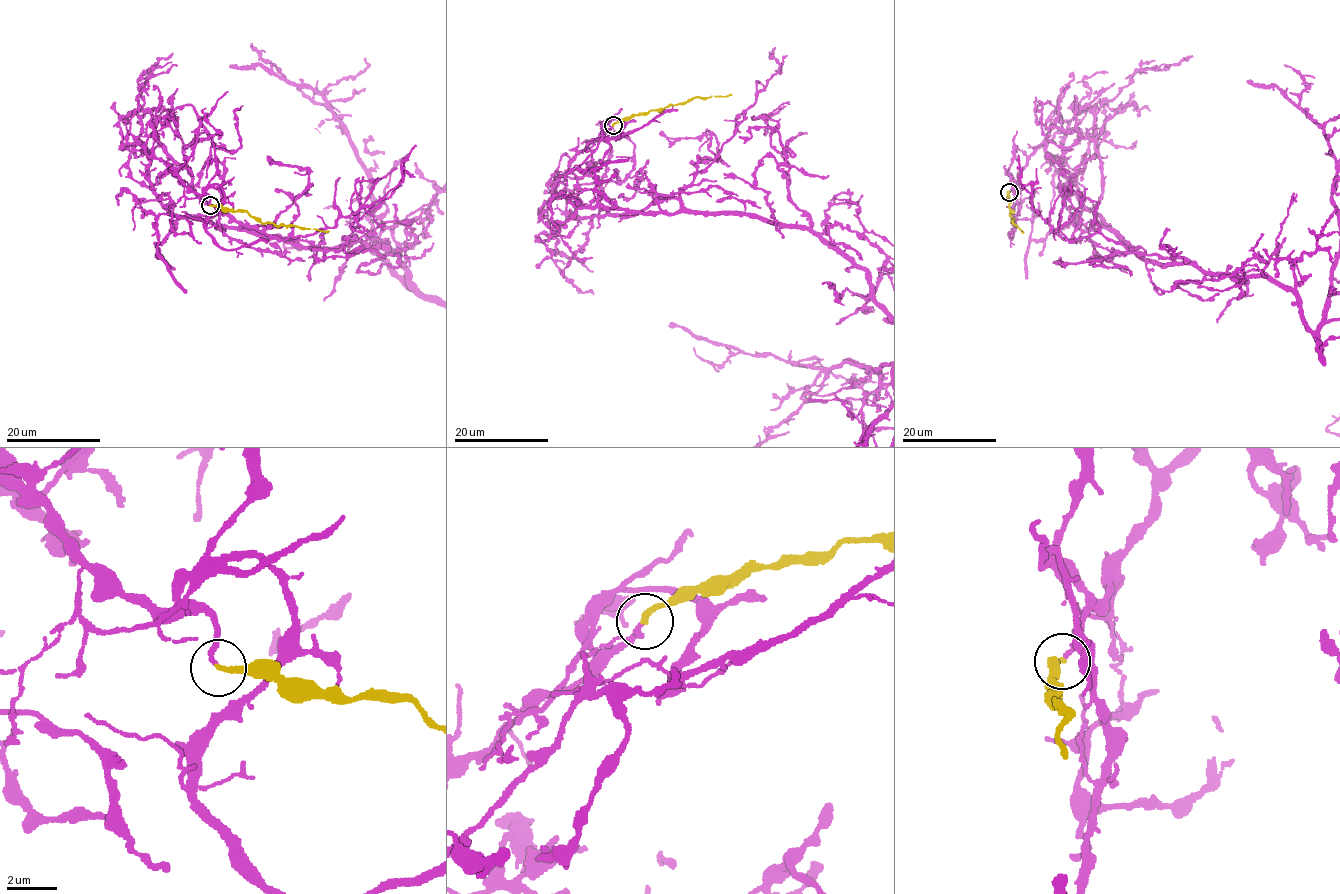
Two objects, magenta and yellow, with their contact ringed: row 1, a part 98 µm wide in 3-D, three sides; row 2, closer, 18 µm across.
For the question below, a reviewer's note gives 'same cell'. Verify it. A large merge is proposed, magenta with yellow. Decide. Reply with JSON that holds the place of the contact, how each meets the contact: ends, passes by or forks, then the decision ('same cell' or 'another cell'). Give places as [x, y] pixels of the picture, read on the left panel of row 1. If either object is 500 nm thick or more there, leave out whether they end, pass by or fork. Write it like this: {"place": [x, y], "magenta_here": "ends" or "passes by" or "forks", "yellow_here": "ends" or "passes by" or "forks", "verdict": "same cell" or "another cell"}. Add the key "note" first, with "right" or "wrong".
{"note": "right", "place": [210, 205], "magenta_here": "ends", "yellow_here": "ends", "verdict": "same cell"}

